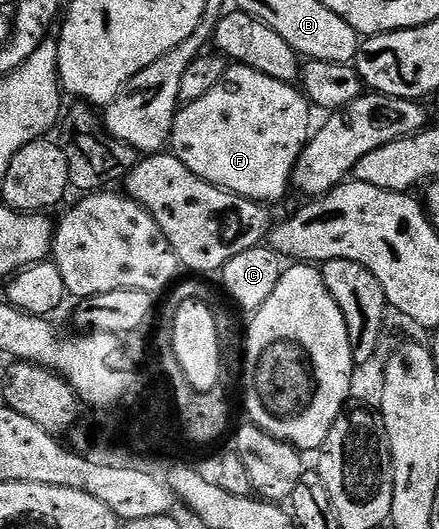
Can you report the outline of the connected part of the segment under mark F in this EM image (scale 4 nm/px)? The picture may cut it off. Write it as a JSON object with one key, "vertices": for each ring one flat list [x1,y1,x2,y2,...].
{"vertices":[[232,65,206,97,185,103,177,110,170,151,182,161,182,165,186,165,186,169,190,169,190,173,202,177,207,183,224,191,233,191,241,200,252,199,256,203,271,205,287,193,298,157,308,144,308,107,309,100,293,84,266,77,266,73,258,73,258,69]]}

